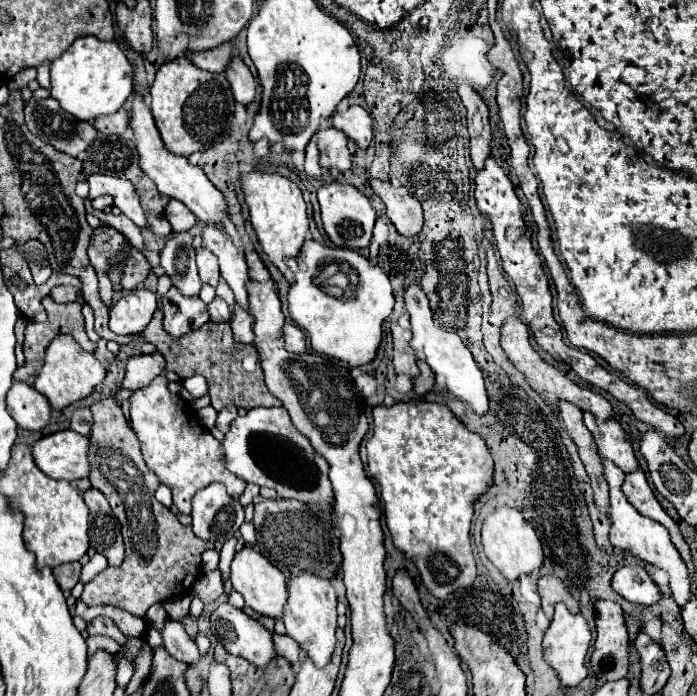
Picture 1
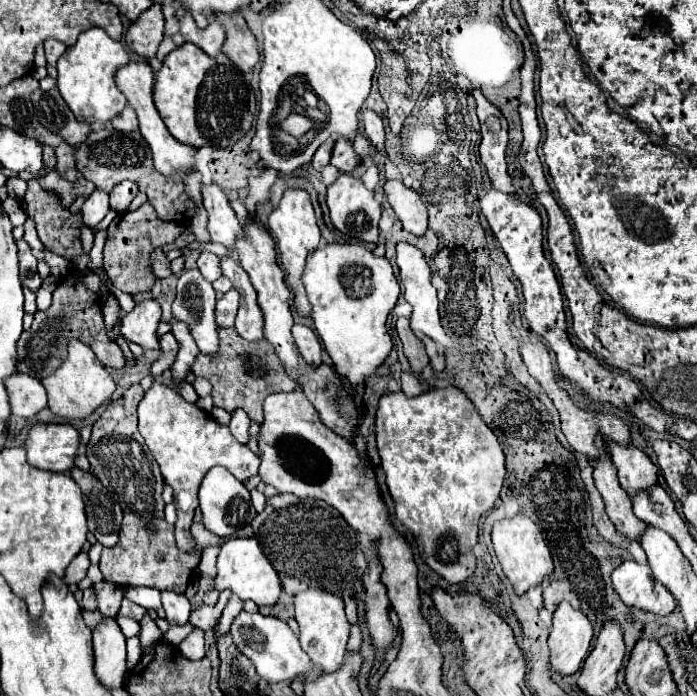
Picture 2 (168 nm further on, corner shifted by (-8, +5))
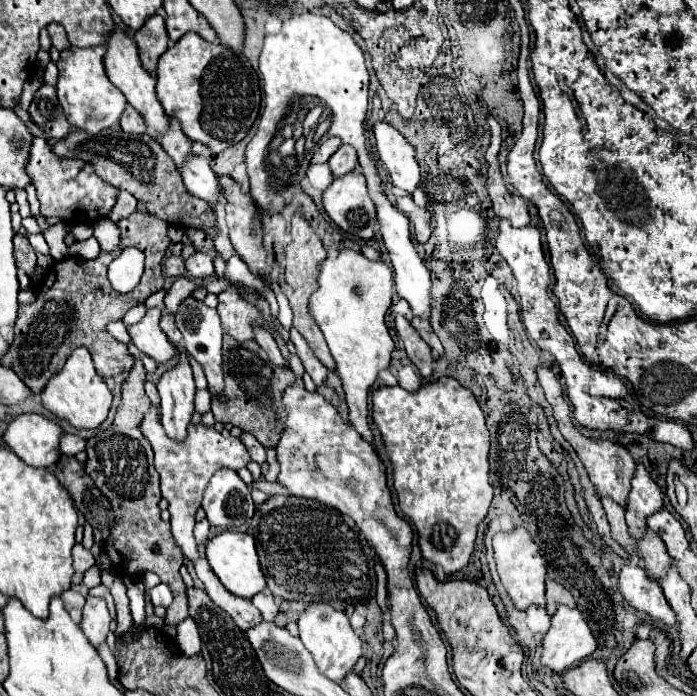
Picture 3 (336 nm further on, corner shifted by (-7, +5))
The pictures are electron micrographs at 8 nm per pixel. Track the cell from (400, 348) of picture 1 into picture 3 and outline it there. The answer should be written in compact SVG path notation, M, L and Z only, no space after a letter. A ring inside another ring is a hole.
M396 317L396 331L400 335L400 339L404 341L406 353L410 357L410 361L414 363L414 367L420 371L422 377L430 377L432 373L432 355L430 355L430 347L422 341L422 337L416 333L416 329L408 323L406 317Z

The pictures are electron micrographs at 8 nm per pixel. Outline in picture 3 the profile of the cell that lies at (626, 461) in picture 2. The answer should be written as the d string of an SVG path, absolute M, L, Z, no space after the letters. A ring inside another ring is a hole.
M636 465L636 473L632 477L632 487L628 493L628 505L626 505L626 521L634 537L644 535L648 529L644 523L644 517L652 511L660 511L664 507L664 495L660 487L652 481L650 473L644 465Z

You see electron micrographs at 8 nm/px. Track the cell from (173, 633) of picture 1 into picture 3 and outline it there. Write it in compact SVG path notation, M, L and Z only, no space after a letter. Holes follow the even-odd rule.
M158 583L158 585L150 591L150 597L152 597L152 603L154 603L154 605L162 605L162 607L170 607L172 601L174 601L172 591L170 591L164 583Z

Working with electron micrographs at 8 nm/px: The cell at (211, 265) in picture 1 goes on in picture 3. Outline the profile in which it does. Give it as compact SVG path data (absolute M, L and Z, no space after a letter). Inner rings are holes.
M196 251L192 257L186 259L186 271L194 277L200 279L208 279L214 275L214 265L212 265L212 257L208 253L200 253Z

